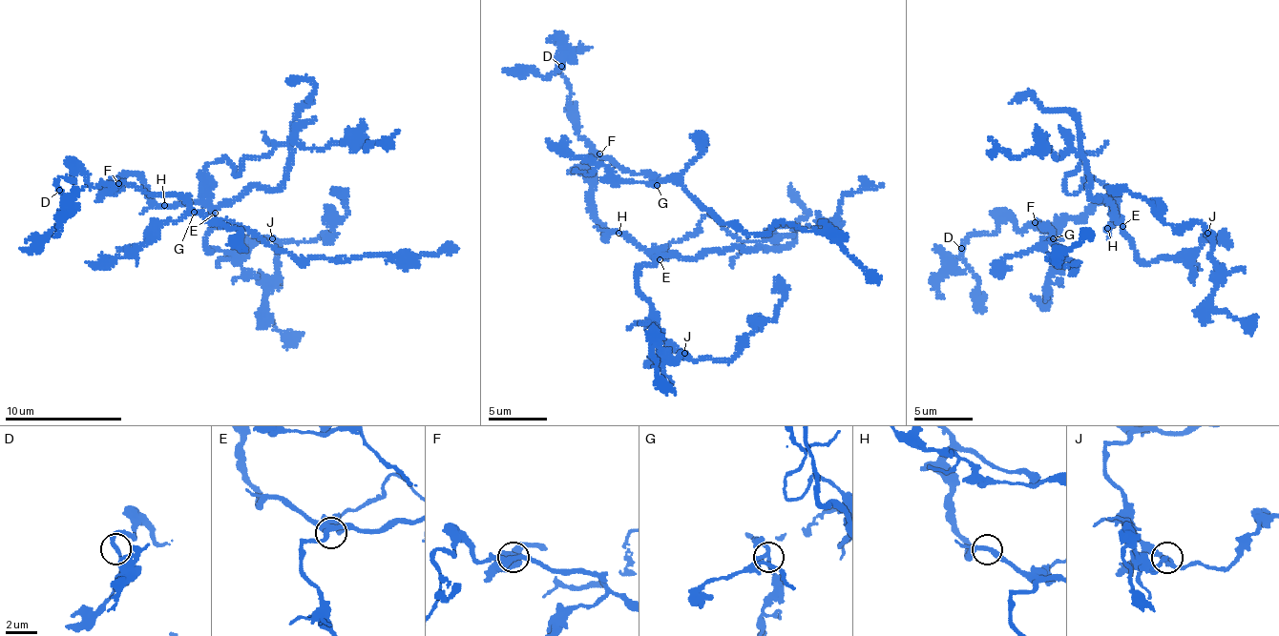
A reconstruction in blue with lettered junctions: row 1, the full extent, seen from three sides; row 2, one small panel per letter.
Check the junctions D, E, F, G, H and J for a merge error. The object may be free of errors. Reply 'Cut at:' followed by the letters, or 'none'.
Cut at: none

